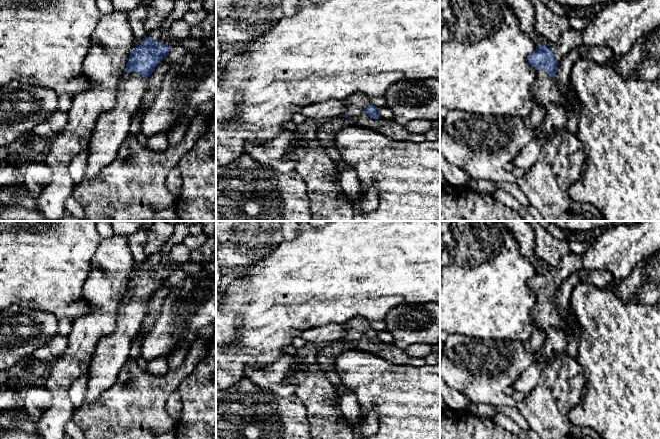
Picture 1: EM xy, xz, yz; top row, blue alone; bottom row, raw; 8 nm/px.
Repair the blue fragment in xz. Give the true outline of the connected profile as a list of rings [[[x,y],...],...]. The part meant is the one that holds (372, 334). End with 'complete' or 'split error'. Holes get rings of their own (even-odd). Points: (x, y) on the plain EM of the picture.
[[[362,316],[350,319],[345,325],[347,336],[342,341],[357,342],[362,336],[366,336],[373,343],[380,342],[378,331],[371,328],[371,322]]]; split error

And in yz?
[[[570,253],[562,257],[557,266],[545,264],[540,271],[528,280],[528,287],[537,294],[531,319],[535,328],[545,334],[550,328],[562,329],[565,325],[555,301],[559,285],[569,275],[581,268],[580,255]]]; split error

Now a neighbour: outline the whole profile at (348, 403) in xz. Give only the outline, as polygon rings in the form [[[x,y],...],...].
[[[343,393],[338,396],[339,410],[349,423],[356,423],[360,418],[358,399],[354,393]]]

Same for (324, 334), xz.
[[[326,324],[308,329],[301,334],[306,342],[315,343],[319,346],[343,340],[347,336],[347,330],[341,324]]]

